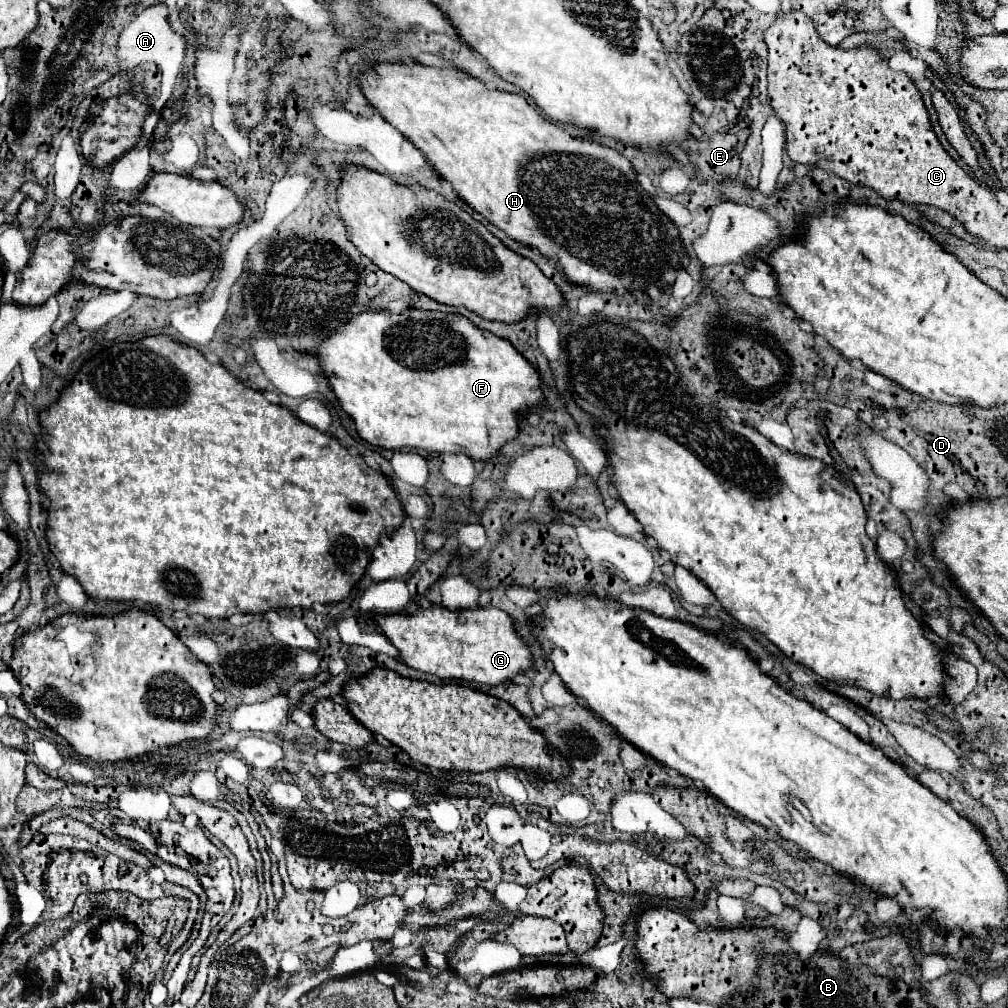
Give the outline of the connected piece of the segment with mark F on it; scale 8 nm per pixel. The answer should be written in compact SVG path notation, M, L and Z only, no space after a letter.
M409 310L405 314L393 314L393 312L363 312L349 320L347 324L339 326L337 332L323 340L323 344L317 348L317 354L321 358L323 370L329 374L329 380L333 384L335 396L339 398L341 408L353 418L357 432L363 440L367 440L373 446L387 448L387 450L401 450L401 448L421 448L427 452L437 454L467 454L473 460L487 462L491 460L507 440L513 440L519 434L519 412L531 406L545 406L545 396L541 390L541 378L539 372L527 362L505 338L495 338L495 334L487 334L485 330L479 330L475 324L467 322L461 314L445 314L445 312L427 312L427 310Z

